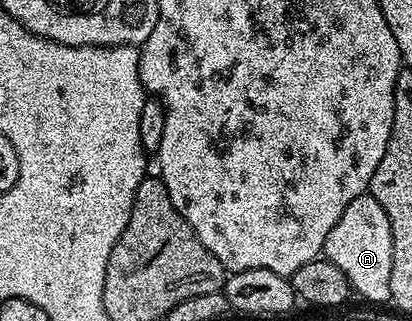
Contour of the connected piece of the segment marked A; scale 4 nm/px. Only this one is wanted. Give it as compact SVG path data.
M371 195L355 198L347 210L343 210L343 218L335 222L331 234L327 234L324 259L329 260L347 278L350 289L357 292L365 300L373 304L390 303L391 294L391 222L387 222L387 214L379 202Z

